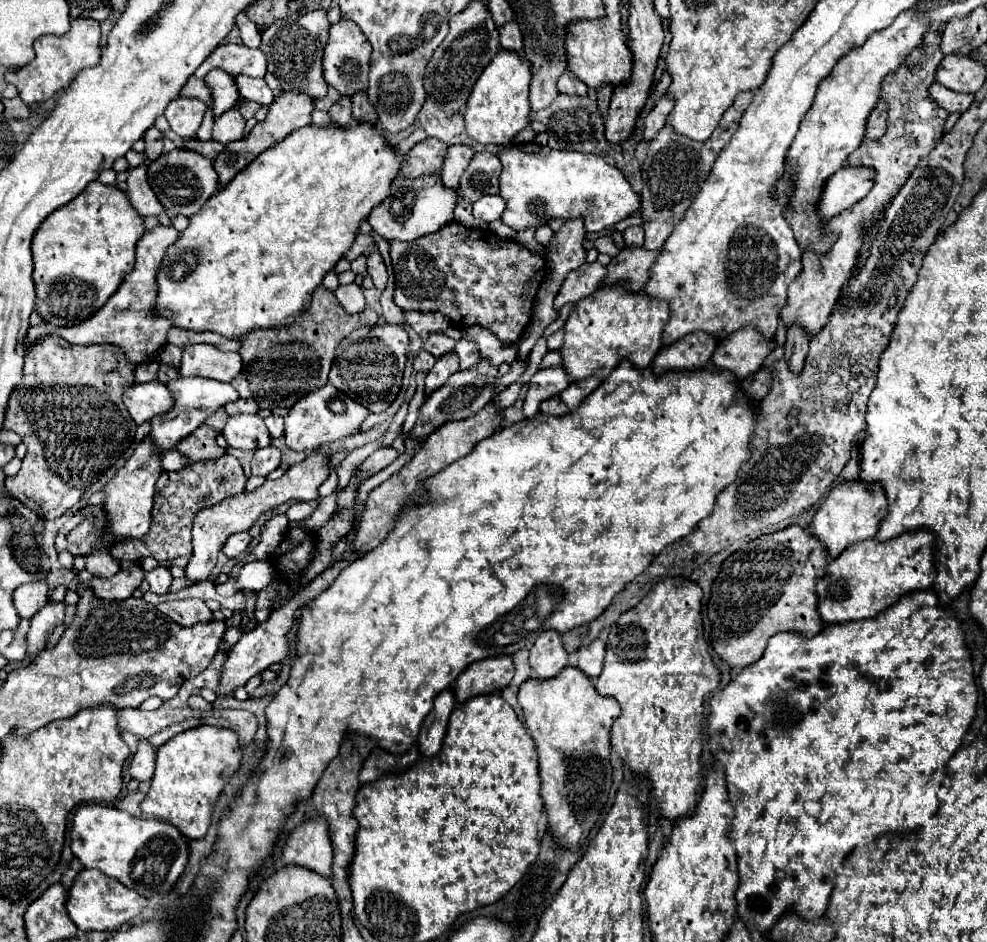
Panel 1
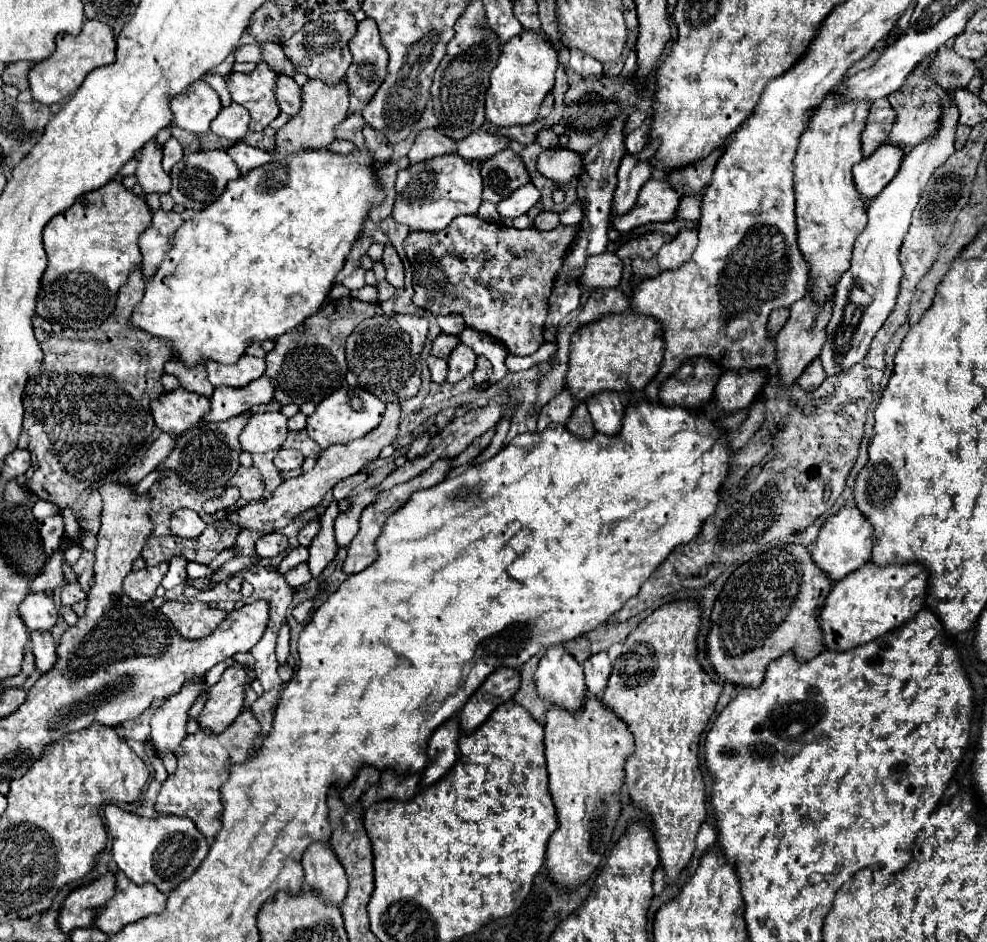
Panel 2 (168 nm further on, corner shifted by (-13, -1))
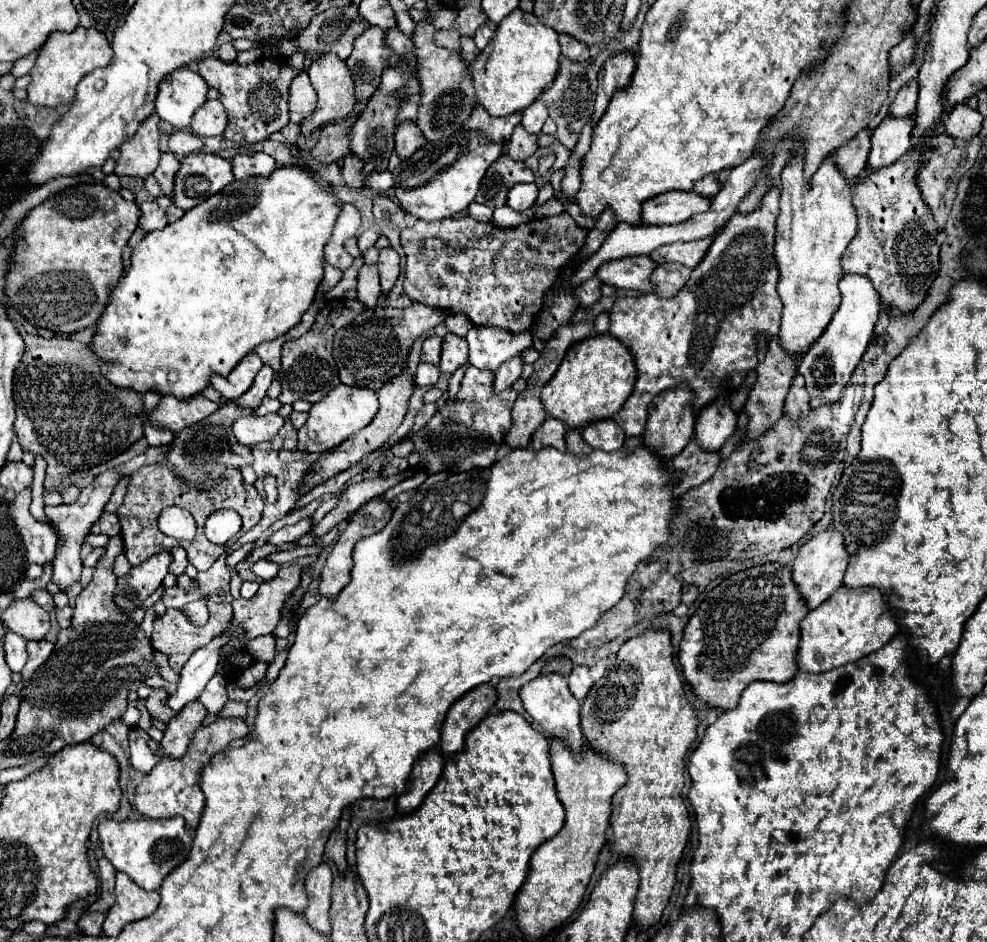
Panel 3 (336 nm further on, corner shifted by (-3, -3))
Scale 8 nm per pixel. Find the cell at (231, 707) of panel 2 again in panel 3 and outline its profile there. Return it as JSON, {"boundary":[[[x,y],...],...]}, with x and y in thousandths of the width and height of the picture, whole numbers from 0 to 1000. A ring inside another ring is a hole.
{"boundary":[[[198,742],[185,751],[183,757],[179,757],[171,768],[163,785],[163,797],[167,804],[185,804],[189,797],[189,791],[196,785],[196,778],[206,770],[206,763],[210,759],[208,748]]]}

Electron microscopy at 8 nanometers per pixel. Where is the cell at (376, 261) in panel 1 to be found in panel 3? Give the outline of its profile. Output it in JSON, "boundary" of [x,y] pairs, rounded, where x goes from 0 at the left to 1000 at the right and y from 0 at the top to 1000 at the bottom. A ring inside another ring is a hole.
{"boundary":[[[396,262],[386,264],[382,283],[384,283],[384,294],[386,294],[386,307],[388,311],[394,311],[404,294],[404,271],[400,269],[400,264]]]}

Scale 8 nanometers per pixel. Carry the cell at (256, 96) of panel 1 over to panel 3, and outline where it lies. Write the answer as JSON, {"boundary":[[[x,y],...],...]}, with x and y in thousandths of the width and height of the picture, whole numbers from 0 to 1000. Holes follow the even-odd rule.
{"boundary":[[[305,75],[297,86],[295,86],[295,101],[291,103],[293,109],[293,122],[297,131],[305,131],[311,122],[319,118],[321,101],[319,94],[313,88],[313,82],[309,75]]]}

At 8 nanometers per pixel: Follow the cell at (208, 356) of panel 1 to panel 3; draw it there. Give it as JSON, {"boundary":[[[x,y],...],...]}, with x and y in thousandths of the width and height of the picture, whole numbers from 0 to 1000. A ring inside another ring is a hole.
{"boundary":[[[254,375],[254,377],[248,377],[232,398],[228,400],[214,398],[212,407],[224,417],[226,424],[238,424],[256,409],[256,402],[264,390],[266,390],[264,381],[258,375]]]}

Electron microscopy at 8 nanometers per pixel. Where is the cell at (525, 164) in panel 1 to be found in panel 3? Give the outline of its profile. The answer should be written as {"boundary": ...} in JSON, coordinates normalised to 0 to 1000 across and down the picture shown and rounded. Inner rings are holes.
{"boundary":[[[676,203],[651,215],[649,237],[651,239],[692,237],[698,230],[716,224],[718,218],[720,218],[718,209],[710,209],[700,203]]]}

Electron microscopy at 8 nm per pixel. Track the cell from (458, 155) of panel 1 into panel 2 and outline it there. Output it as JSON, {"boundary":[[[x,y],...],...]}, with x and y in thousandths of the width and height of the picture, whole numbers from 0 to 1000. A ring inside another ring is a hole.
{"boundary":[[[483,137],[483,139],[479,139],[477,143],[473,143],[471,148],[467,148],[463,152],[463,160],[471,169],[487,169],[489,171],[489,169],[495,169],[502,162],[514,158],[516,152],[518,152],[516,145]]]}

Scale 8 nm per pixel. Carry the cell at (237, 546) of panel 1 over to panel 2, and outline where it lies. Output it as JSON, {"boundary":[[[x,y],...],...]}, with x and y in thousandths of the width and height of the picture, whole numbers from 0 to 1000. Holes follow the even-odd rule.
{"boundary":[[[279,564],[279,566],[271,566],[268,570],[264,570],[260,574],[258,587],[262,591],[279,591],[279,589],[287,587],[291,581],[293,581],[293,572],[287,566]]]}

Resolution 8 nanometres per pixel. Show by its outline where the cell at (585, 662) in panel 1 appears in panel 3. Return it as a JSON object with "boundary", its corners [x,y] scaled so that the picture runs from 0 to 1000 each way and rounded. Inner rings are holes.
{"boundary":[[[593,706],[583,708],[583,710],[579,712],[579,717],[576,717],[574,723],[576,723],[579,736],[581,736],[585,742],[591,742],[591,740],[595,738],[595,734],[599,731],[599,727],[601,727],[601,721],[599,721],[599,717],[597,717],[597,708],[593,708]]]}

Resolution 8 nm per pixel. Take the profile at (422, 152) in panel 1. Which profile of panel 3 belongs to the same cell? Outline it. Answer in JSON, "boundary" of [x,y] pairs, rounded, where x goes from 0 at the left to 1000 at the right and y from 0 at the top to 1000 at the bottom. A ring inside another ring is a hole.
{"boundary":[[[418,128],[406,131],[400,139],[400,160],[404,165],[404,169],[412,169],[416,167],[420,160],[425,160],[425,156],[429,156],[433,150],[429,148],[429,141],[425,139],[425,135]]]}

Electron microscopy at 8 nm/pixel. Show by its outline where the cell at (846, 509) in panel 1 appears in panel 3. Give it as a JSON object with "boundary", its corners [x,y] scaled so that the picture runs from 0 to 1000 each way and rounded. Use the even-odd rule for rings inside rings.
{"boundary":[[[846,559],[828,566],[810,581],[810,587],[803,596],[803,617],[807,619],[812,634],[818,638],[820,646],[830,644],[838,634],[842,634],[854,621],[854,610],[858,600],[860,600],[858,581],[854,581],[854,568],[850,568]]]}

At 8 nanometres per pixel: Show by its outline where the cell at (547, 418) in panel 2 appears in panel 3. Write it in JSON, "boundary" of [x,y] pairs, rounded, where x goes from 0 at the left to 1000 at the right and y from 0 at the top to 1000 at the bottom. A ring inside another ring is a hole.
{"boundary":[[[554,443],[546,451],[542,462],[538,464],[538,475],[542,479],[546,479],[546,477],[550,477],[554,472],[560,472],[566,479],[572,479],[572,451],[562,443]]]}

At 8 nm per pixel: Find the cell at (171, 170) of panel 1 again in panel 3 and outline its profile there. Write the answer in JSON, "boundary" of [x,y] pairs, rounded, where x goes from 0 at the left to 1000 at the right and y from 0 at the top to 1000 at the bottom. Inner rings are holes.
{"boundary":[[[196,162],[183,171],[175,194],[175,218],[191,224],[236,192],[234,173],[220,165]]]}

